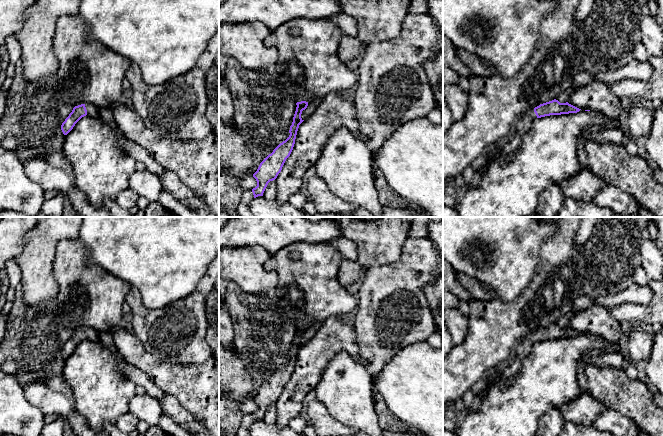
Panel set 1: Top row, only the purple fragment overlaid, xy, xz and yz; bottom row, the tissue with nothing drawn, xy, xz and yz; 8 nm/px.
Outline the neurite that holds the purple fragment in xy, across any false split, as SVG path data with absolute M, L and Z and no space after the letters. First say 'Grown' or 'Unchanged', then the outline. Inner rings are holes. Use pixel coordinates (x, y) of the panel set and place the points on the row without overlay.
Grown. M81 328L75 330L69 340L61 349L61 354L64 359L67 359L75 350L75 348L84 340L89 339L95 342L100 342L98 332L93 328Z

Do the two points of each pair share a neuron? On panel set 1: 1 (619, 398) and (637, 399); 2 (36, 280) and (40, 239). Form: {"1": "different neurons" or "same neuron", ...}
{"1": "same neuron", "2": "same neuron"}

